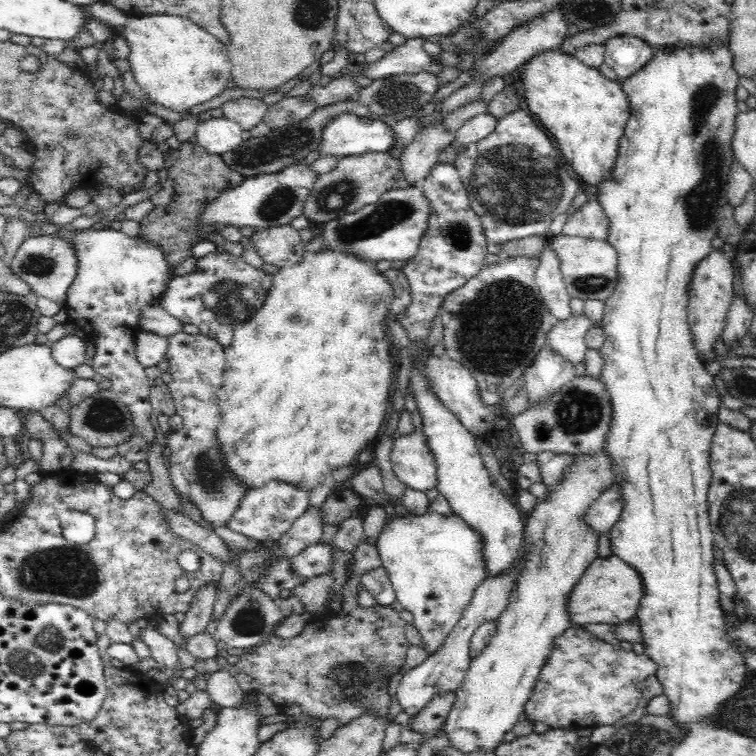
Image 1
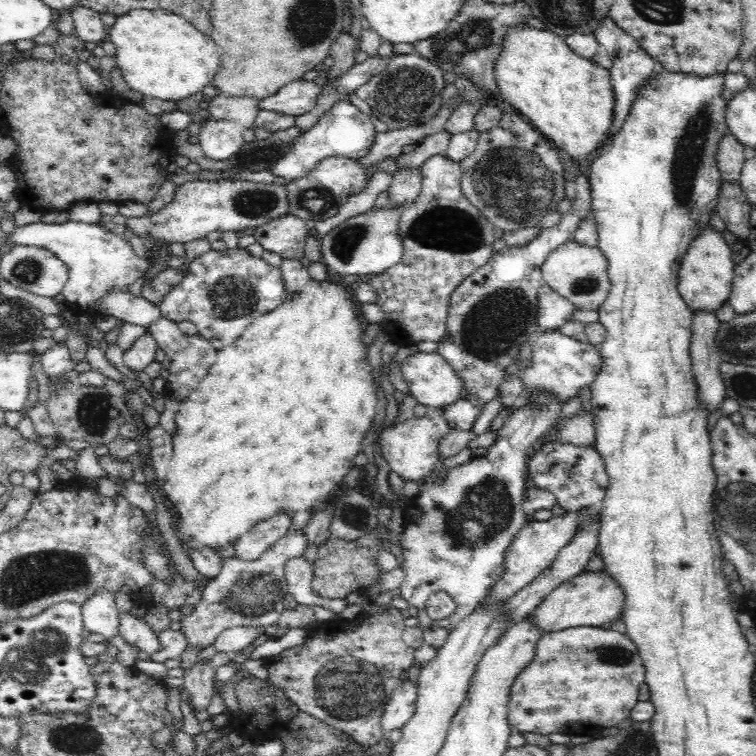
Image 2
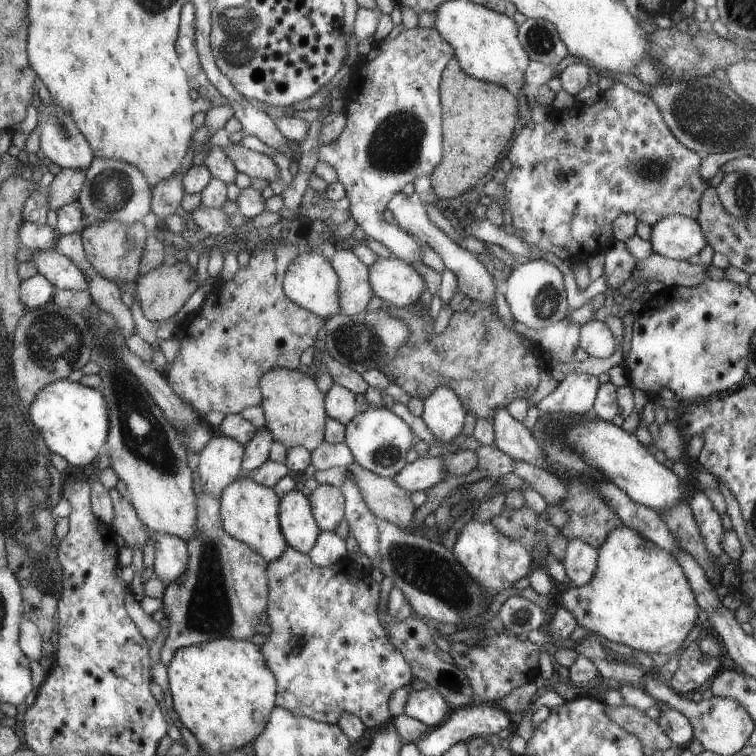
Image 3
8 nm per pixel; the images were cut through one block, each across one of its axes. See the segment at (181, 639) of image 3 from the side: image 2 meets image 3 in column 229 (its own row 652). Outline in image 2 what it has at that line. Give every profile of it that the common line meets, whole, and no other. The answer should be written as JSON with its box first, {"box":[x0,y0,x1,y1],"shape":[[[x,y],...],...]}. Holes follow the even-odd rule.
{"box":[508,627,646,734],"shape":[[[601,627],[566,628],[544,634],[533,660],[510,686],[508,721],[520,733],[582,734],[616,727],[639,702],[646,667],[634,641]]]}

